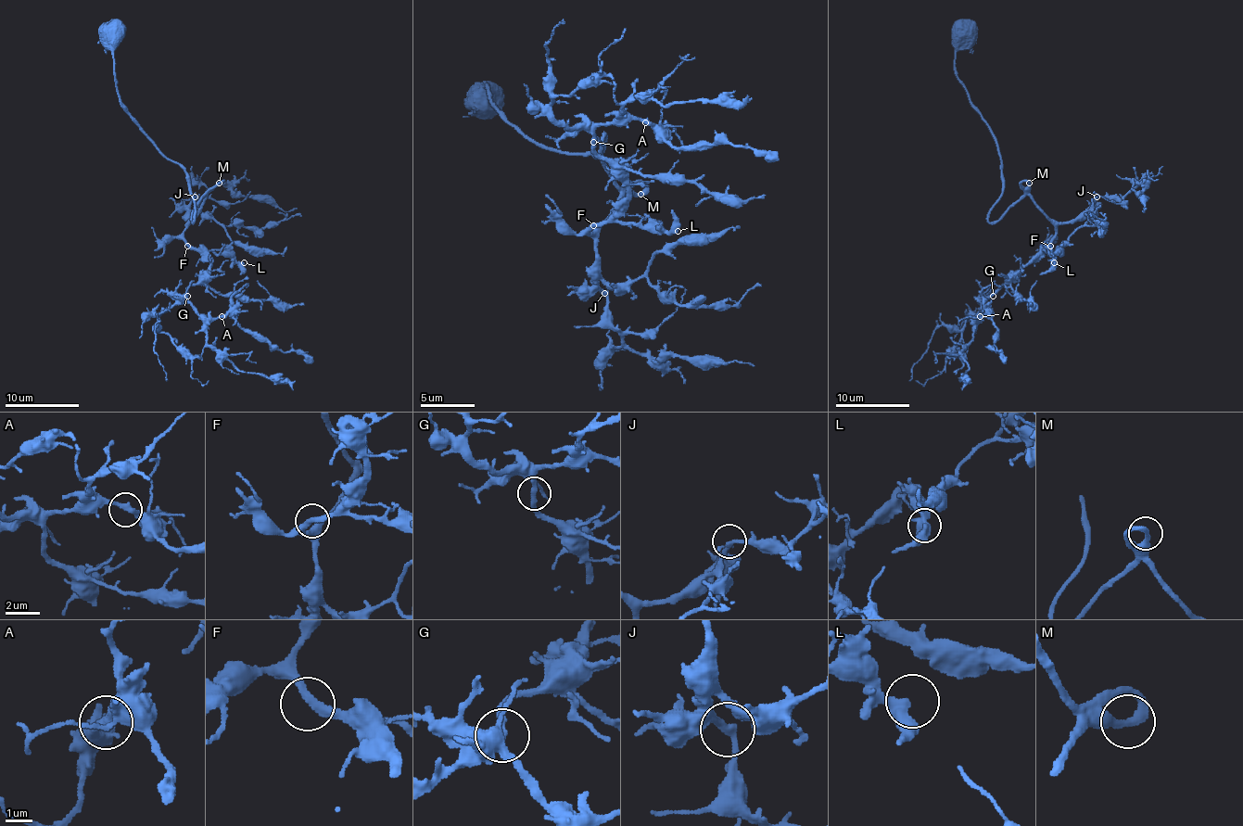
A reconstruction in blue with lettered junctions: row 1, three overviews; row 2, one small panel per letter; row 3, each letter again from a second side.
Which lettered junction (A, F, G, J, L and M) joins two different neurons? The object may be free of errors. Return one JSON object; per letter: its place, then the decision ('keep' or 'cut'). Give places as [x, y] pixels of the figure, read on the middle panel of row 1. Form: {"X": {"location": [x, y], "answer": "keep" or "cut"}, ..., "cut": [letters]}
{"A": {"location": [645, 122], "answer": "keep"}, "F": {"location": [593, 225], "answer": "keep"}, "G": {"location": [593, 142], "answer": "keep"}, "J": {"location": [604, 293], "answer": "keep"}, "L": {"location": [678, 231], "answer": "keep"}, "M": {"location": [640, 194], "answer": "keep"}, "cut": []}

